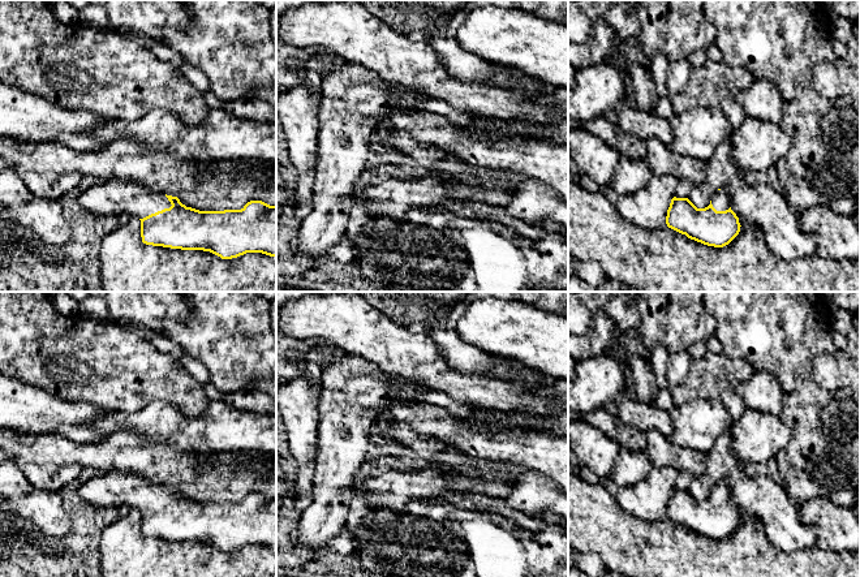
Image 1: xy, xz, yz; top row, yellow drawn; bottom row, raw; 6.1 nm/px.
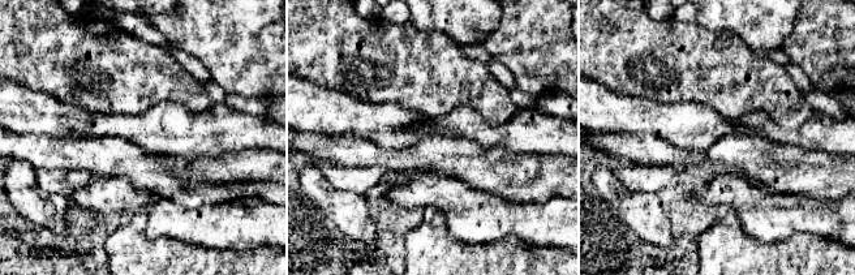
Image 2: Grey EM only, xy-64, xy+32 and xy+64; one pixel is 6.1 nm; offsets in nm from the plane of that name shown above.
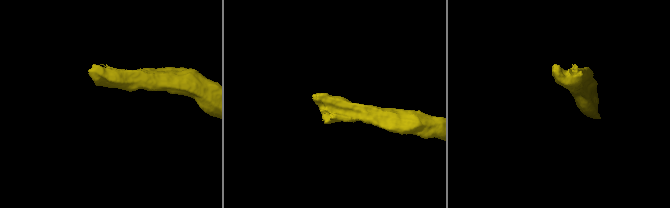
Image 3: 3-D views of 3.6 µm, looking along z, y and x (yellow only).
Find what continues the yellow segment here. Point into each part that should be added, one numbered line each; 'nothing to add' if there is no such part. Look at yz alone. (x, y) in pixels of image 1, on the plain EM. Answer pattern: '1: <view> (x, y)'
1: yz (721, 492)

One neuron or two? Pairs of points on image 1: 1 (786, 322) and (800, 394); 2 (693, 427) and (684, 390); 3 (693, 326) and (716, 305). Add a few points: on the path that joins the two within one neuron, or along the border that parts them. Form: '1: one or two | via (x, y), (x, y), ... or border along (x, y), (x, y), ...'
1: one | via (786, 340), (792, 347), (795, 375)
2: two | border along (719, 403), (693, 399), (675, 405)
3: two | border along (702, 305), (714, 321), (716, 335)

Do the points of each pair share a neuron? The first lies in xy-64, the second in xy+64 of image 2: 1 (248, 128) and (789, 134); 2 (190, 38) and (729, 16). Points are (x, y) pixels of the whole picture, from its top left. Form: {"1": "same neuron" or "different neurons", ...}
{"1": "same neuron", "2": "different neurons"}

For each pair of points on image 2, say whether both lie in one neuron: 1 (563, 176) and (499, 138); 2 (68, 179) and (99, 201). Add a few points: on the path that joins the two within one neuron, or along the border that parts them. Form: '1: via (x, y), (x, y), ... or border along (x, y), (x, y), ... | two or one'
1: border along (494, 146), (514, 153), (554, 155) | two
2: border along (93, 177), (85, 185), (67, 194) | two

